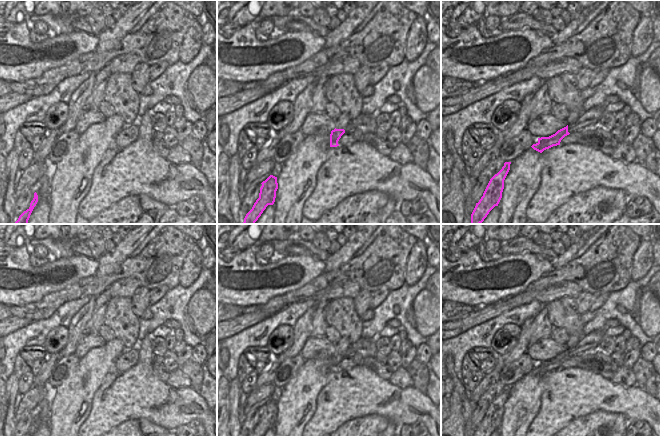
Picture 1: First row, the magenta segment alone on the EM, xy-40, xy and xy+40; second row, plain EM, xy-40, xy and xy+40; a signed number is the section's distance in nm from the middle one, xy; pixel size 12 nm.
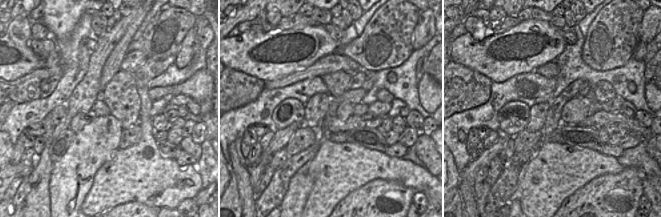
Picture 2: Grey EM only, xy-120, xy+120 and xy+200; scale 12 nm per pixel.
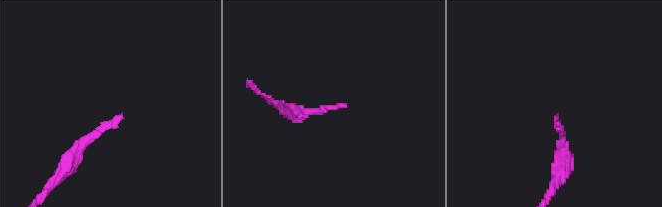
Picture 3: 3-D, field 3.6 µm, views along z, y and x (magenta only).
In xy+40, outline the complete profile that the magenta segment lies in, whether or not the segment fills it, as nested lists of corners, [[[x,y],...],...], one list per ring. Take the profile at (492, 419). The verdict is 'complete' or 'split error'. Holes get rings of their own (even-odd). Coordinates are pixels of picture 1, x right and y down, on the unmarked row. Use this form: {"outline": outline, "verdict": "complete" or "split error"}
{"outline": [[[505,386],[502,393],[490,403],[473,436],[490,436],[495,430],[498,430],[502,422],[504,404],[510,394],[510,388],[511,386]]], "verdict": "complete"}

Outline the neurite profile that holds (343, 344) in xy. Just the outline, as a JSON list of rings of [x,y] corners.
[[[341,337],[334,345],[336,353],[344,353],[351,346],[347,337]]]

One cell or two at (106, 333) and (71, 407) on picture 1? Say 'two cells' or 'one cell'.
two cells

